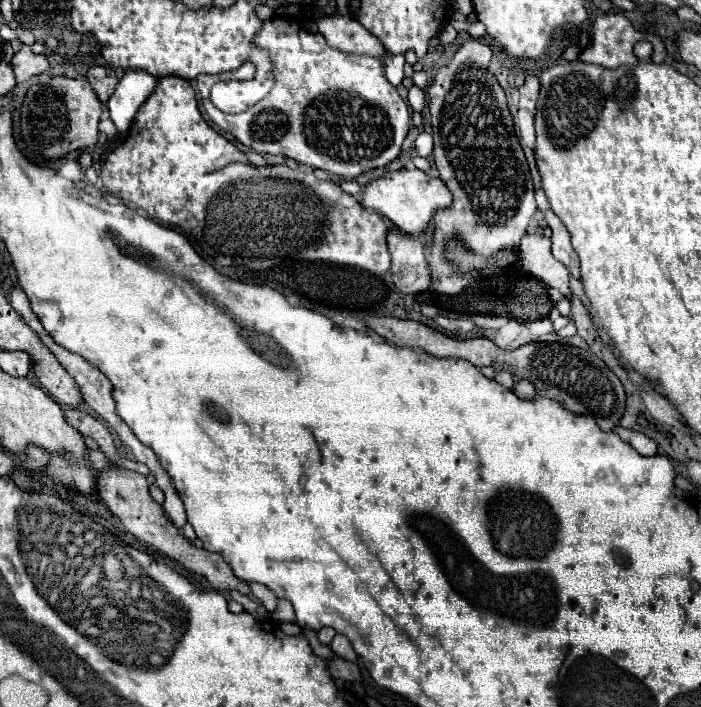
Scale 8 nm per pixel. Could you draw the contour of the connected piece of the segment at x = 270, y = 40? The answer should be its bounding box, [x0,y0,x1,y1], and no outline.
[196,17,410,179]

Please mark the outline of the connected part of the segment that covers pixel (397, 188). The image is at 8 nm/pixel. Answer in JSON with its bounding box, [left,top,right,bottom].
[358,169,452,235]

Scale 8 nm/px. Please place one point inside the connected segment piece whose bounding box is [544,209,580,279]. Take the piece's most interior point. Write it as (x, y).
(562, 249)

